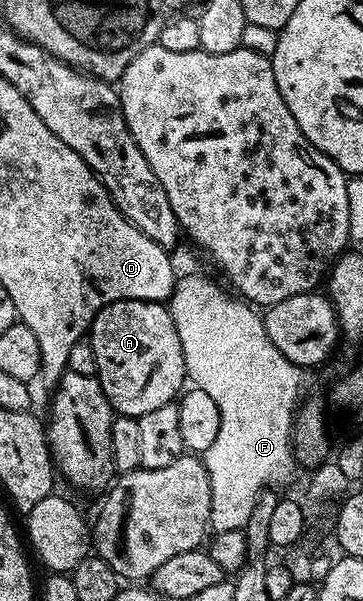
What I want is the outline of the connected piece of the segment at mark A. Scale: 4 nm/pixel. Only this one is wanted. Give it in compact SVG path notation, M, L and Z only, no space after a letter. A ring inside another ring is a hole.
M124 298L107 304L93 317L91 341L95 348L97 365L95 377L100 382L109 405L118 415L142 418L147 412L155 412L155 408L163 408L163 404L174 401L182 393L187 382L185 357L179 344L179 332L169 314L168 305L144 302L138 298Z

